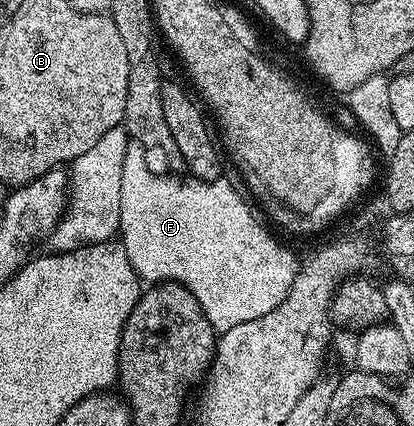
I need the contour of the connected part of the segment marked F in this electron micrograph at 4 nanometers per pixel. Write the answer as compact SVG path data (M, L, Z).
M131 142L122 167L120 226L117 233L140 281L174 282L188 288L197 298L203 315L216 330L226 330L269 314L285 298L293 282L297 271L294 254L282 248L255 221L250 206L243 201L242 194L234 188L232 181L187 178L182 184L178 175L158 176L147 165L147 160L149 156L145 149Z

